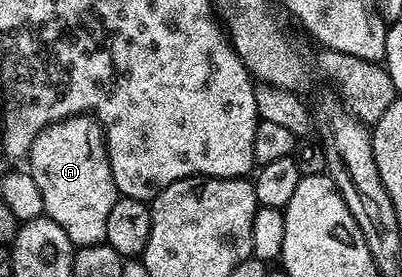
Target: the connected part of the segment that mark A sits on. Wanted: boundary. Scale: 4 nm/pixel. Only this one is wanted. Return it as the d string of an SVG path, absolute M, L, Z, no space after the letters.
M85 113L43 127L36 134L26 163L42 192L44 215L55 221L73 245L81 248L105 242L106 217L114 209L118 192L110 173L104 129L99 122Z

